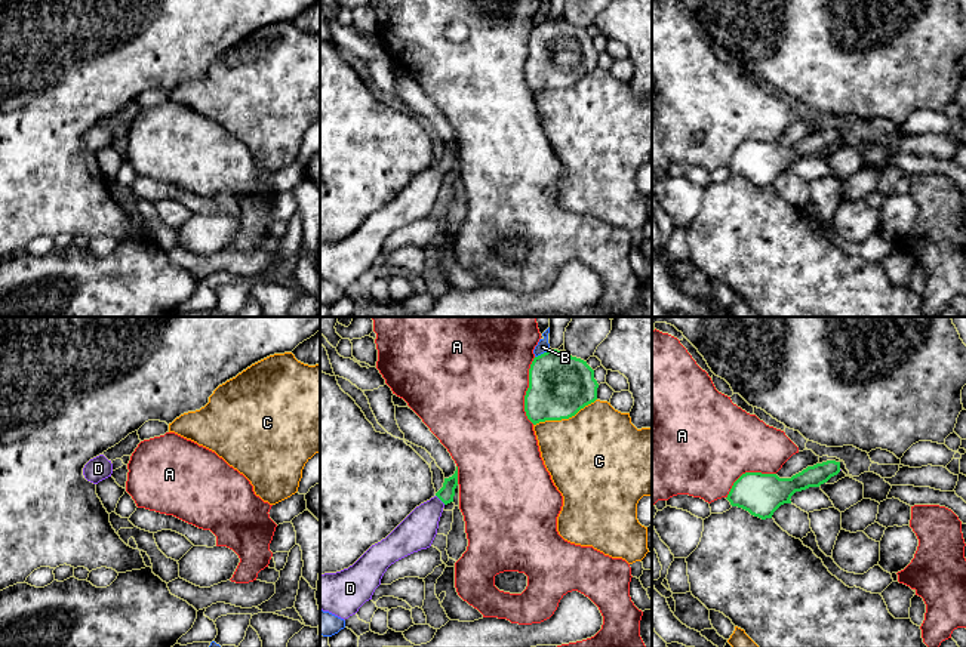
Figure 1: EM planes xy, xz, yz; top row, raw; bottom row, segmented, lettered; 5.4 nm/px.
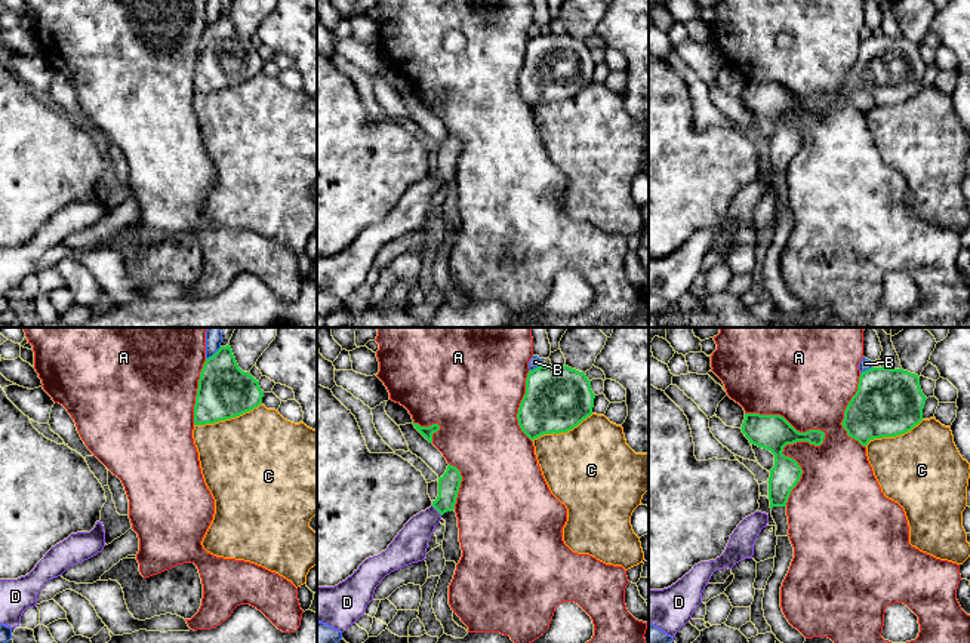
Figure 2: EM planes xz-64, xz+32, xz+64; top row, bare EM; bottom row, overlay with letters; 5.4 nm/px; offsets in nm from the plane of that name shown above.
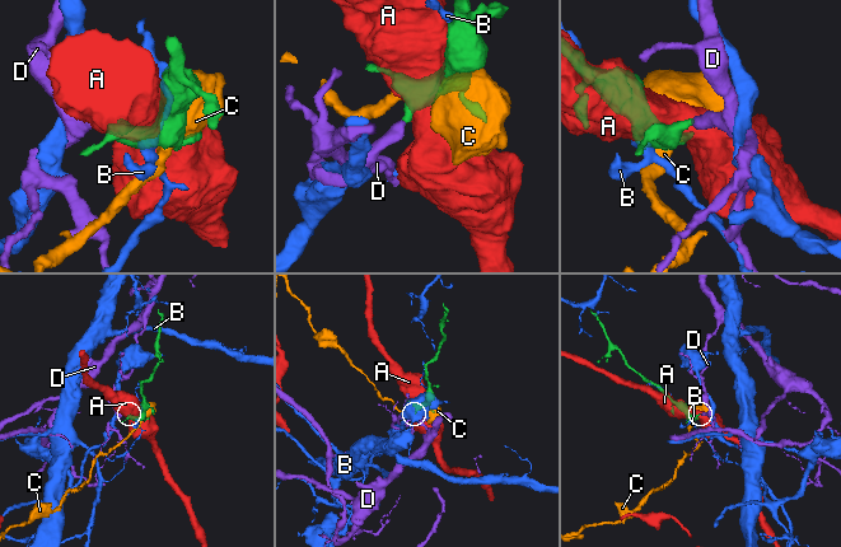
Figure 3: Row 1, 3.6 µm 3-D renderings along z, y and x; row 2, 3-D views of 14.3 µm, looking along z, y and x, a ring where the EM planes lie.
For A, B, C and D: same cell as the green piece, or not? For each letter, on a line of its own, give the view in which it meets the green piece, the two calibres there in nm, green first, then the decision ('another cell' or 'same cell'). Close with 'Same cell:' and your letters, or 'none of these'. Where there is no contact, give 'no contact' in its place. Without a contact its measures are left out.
A: xz | 340/500 nm | another cell
B: xz | 340/70 nm | another cell
C: xz | 340/480 nm | another cell
D: xz | 90/200 nm | same cell
Same cell: D

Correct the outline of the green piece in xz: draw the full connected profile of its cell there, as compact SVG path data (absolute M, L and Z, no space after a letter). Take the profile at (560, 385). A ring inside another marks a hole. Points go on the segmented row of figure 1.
M548 349L530 364L526 416L533 425L569 419L597 400L597 388L587 361L566 351Z

